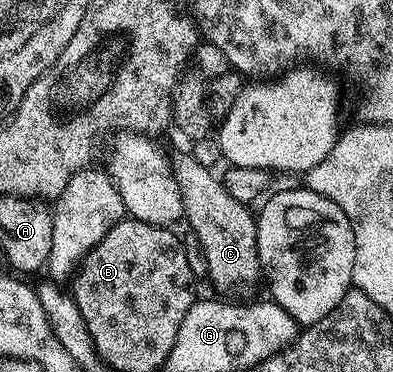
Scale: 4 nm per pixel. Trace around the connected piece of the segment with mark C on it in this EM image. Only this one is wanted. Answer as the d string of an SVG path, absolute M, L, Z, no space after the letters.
M192 152L174 156L171 164L183 199L184 220L189 221L192 236L199 239L199 247L203 247L203 255L207 255L208 284L213 284L221 293L230 293L233 296L230 298L241 299L239 297L263 277L257 254L257 222L250 206L239 203L213 169L195 163Z

